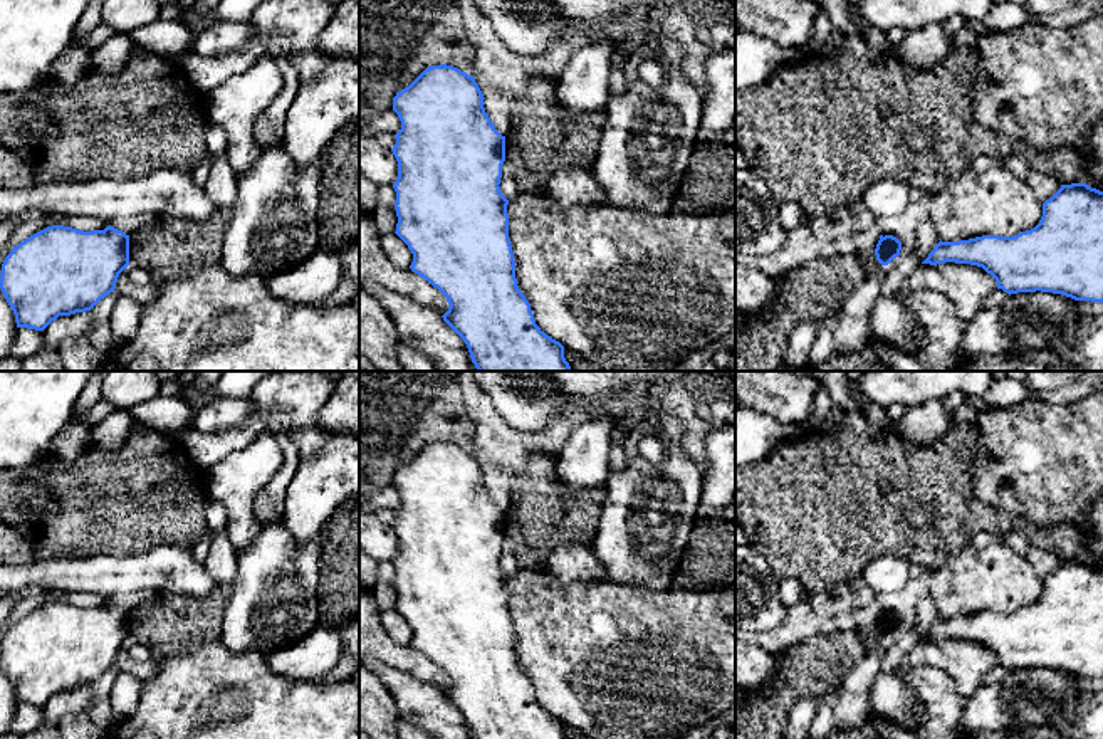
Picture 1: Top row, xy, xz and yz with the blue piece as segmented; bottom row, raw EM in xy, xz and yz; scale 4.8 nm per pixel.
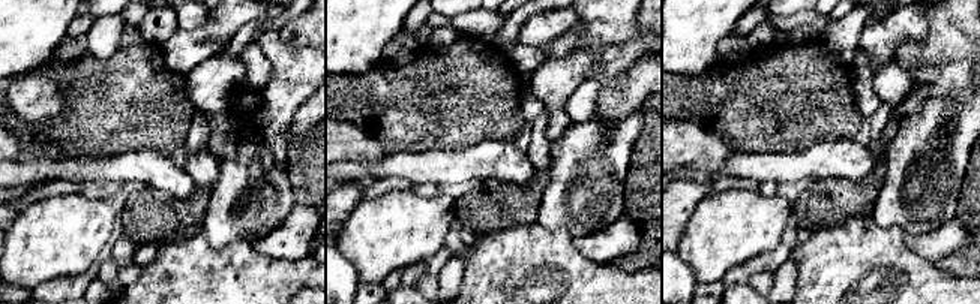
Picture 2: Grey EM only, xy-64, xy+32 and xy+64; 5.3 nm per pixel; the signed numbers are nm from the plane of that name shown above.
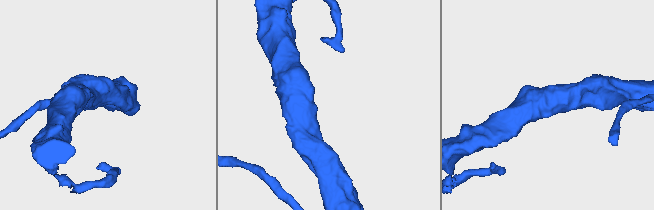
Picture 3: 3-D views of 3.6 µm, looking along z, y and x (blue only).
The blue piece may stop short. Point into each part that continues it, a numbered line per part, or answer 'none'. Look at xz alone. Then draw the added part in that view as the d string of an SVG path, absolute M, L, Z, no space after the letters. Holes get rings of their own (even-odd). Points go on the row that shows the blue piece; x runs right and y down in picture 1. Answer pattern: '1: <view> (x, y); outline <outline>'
none

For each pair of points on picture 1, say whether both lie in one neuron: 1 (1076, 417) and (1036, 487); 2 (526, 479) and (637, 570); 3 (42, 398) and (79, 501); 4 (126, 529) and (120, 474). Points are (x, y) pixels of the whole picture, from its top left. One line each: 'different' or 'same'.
1: same
2: different
3: different
4: same

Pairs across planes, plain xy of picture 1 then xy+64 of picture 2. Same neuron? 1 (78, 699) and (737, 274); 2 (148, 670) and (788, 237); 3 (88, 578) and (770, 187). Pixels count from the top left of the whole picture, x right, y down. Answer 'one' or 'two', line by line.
1: one
2: one
3: two

